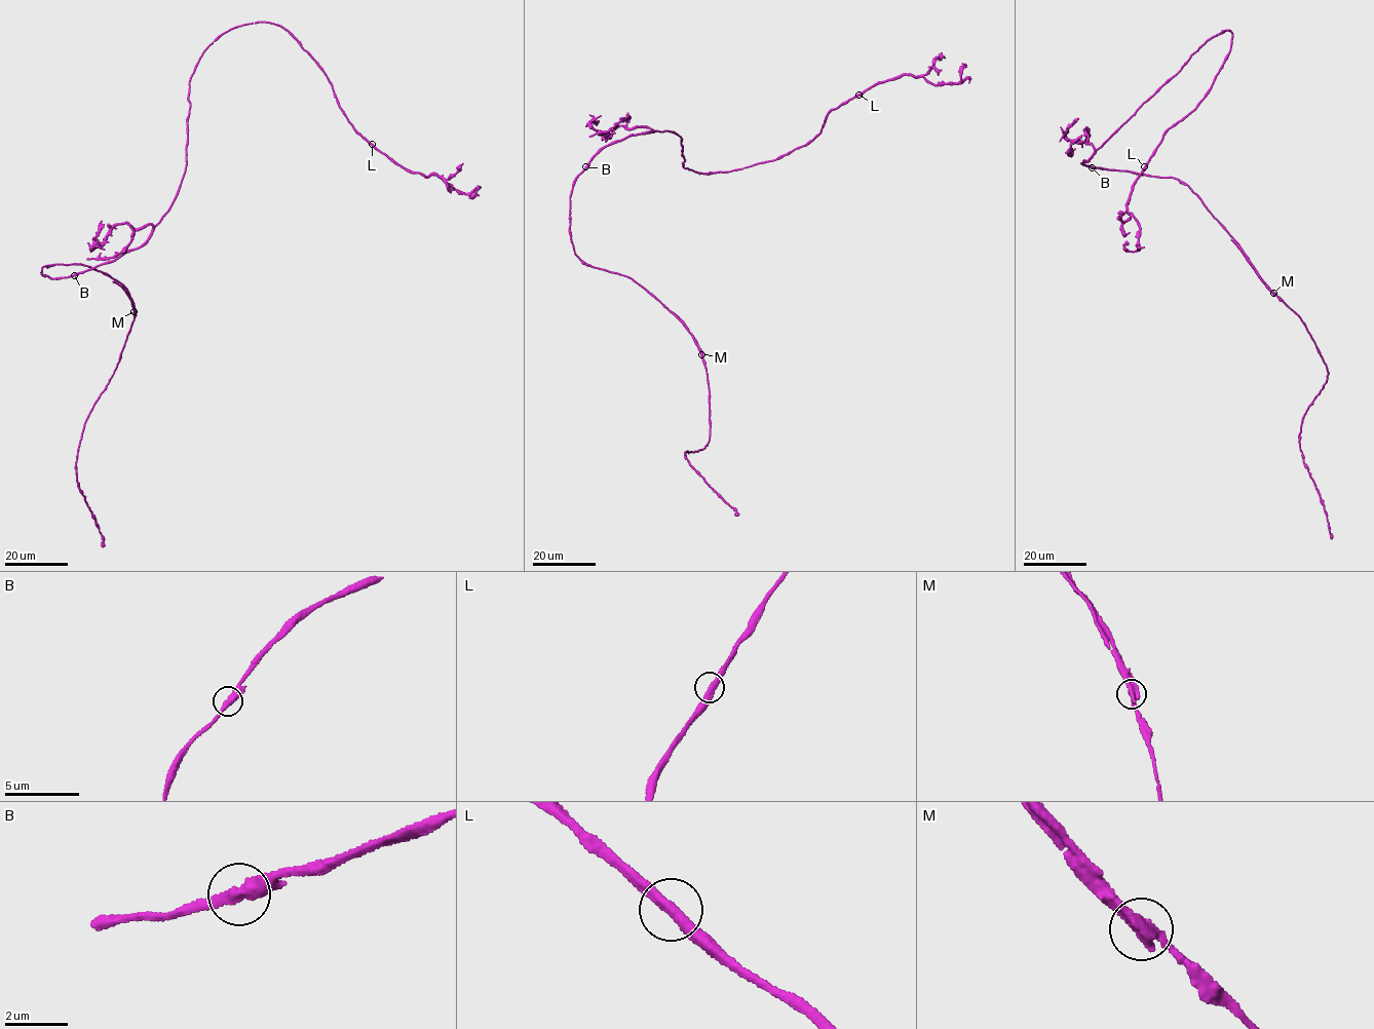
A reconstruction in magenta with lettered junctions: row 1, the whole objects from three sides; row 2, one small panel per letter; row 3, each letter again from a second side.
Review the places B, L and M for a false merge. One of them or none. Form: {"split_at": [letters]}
{"split_at": ["M"]}

